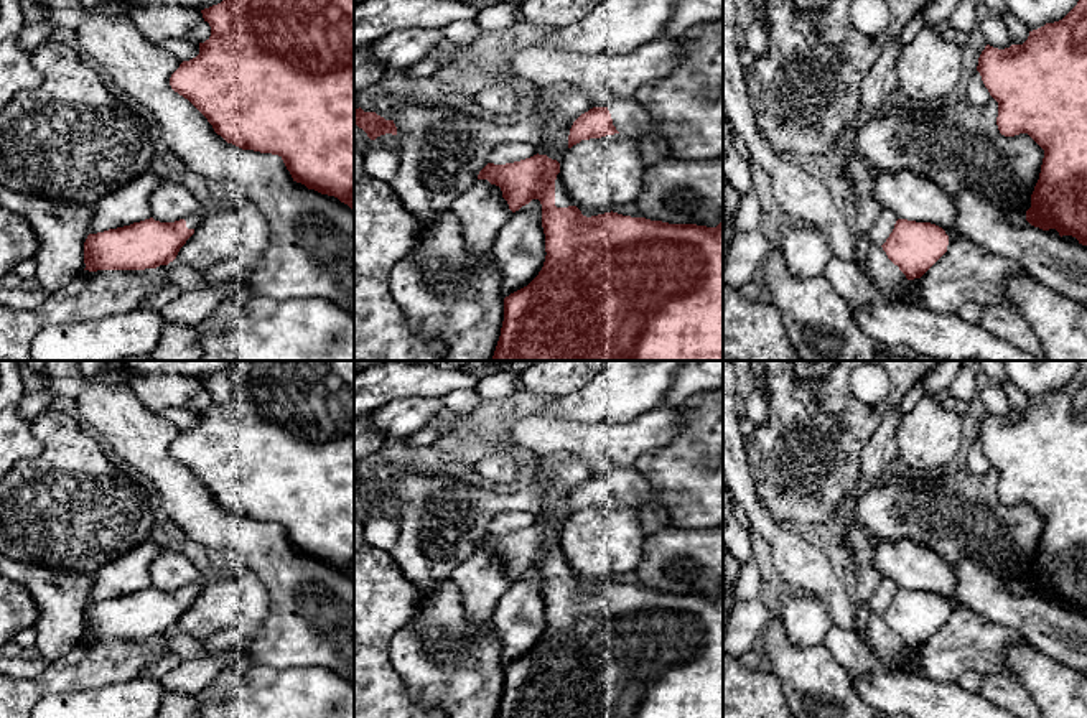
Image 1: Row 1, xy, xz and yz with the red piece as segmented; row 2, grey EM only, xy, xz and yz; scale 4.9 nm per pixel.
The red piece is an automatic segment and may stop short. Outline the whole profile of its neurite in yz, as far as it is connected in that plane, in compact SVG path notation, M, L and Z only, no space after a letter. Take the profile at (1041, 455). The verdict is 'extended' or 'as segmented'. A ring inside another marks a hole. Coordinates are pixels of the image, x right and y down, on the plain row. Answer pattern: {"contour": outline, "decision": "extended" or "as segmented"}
{"contour": "M1087 361L1062 389L1029 400L1023 413L1005 418L987 413L977 440L998 471L1000 502L1028 502L1044 519L1026 590L1087 614Z", "decision": "as segmented"}

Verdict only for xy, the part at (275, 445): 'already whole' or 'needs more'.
already whole

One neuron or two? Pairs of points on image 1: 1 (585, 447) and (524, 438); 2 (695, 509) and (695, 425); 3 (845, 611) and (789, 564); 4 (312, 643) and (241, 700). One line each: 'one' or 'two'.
1: one
2: one
3: one
4: two

